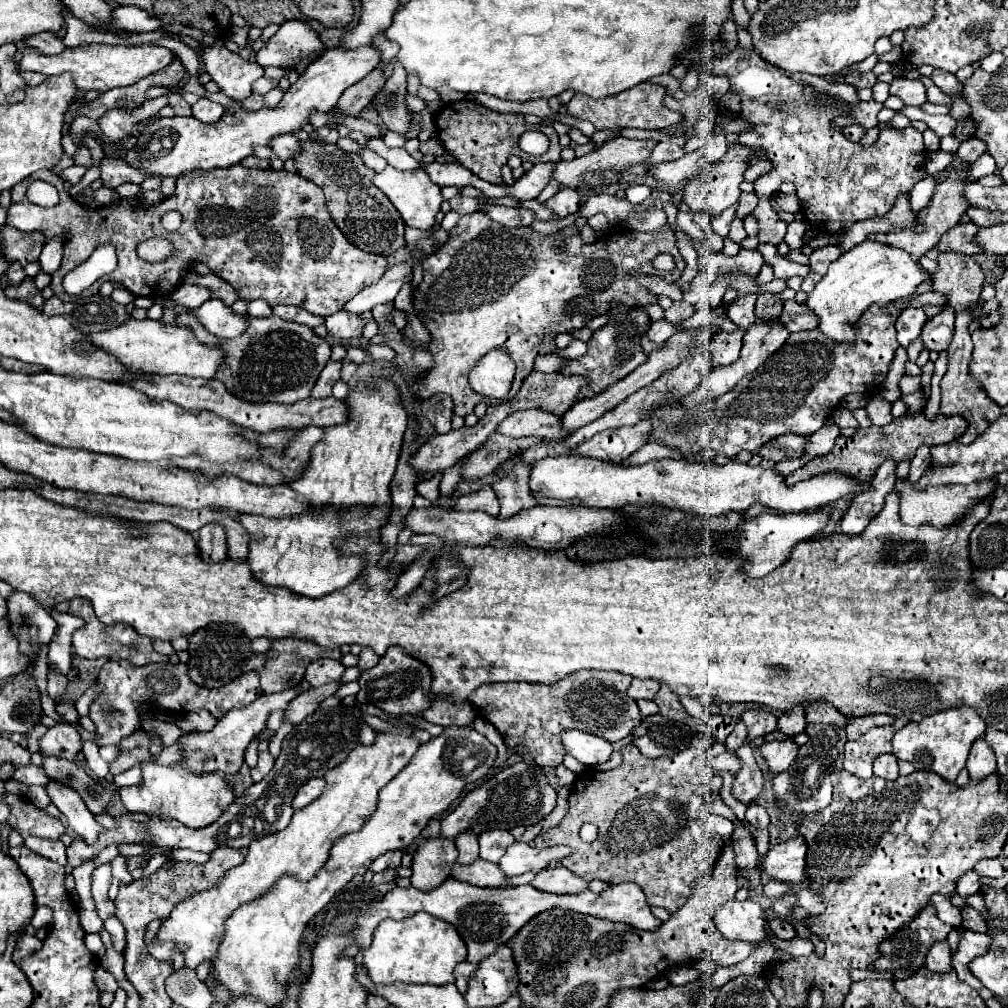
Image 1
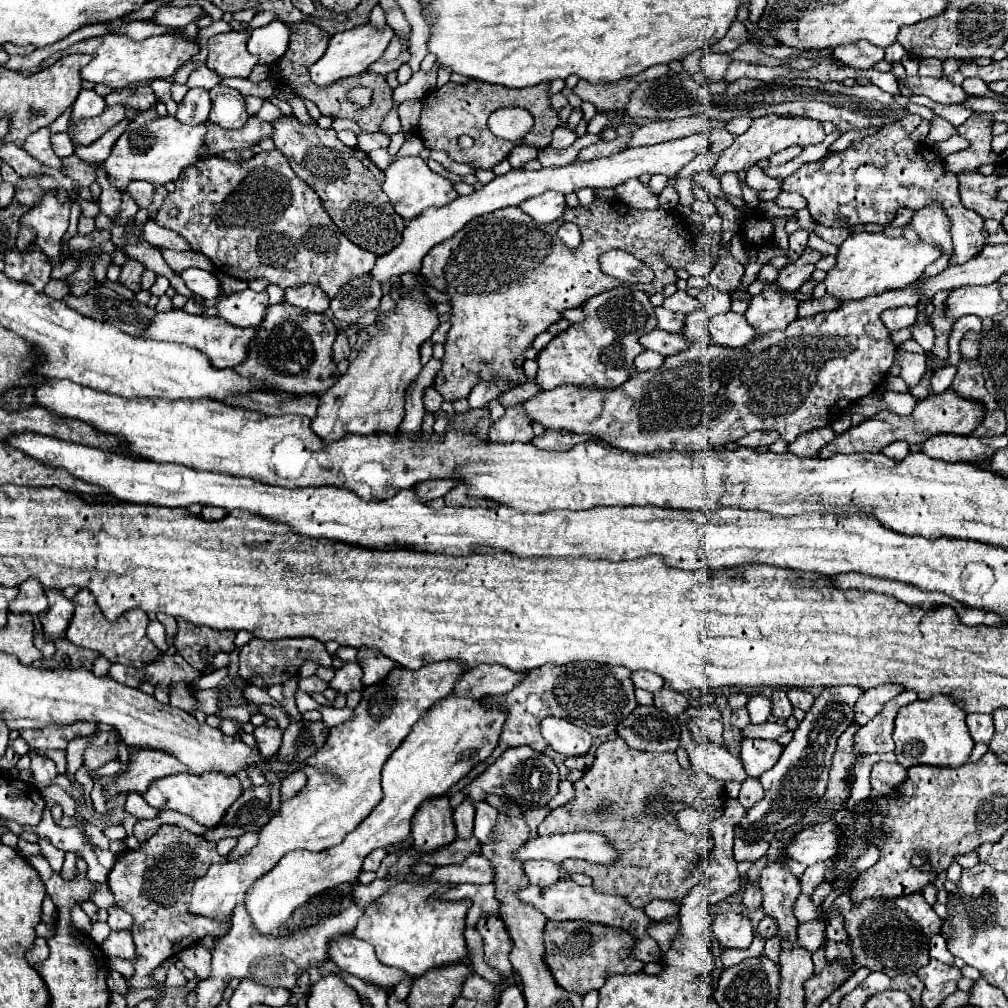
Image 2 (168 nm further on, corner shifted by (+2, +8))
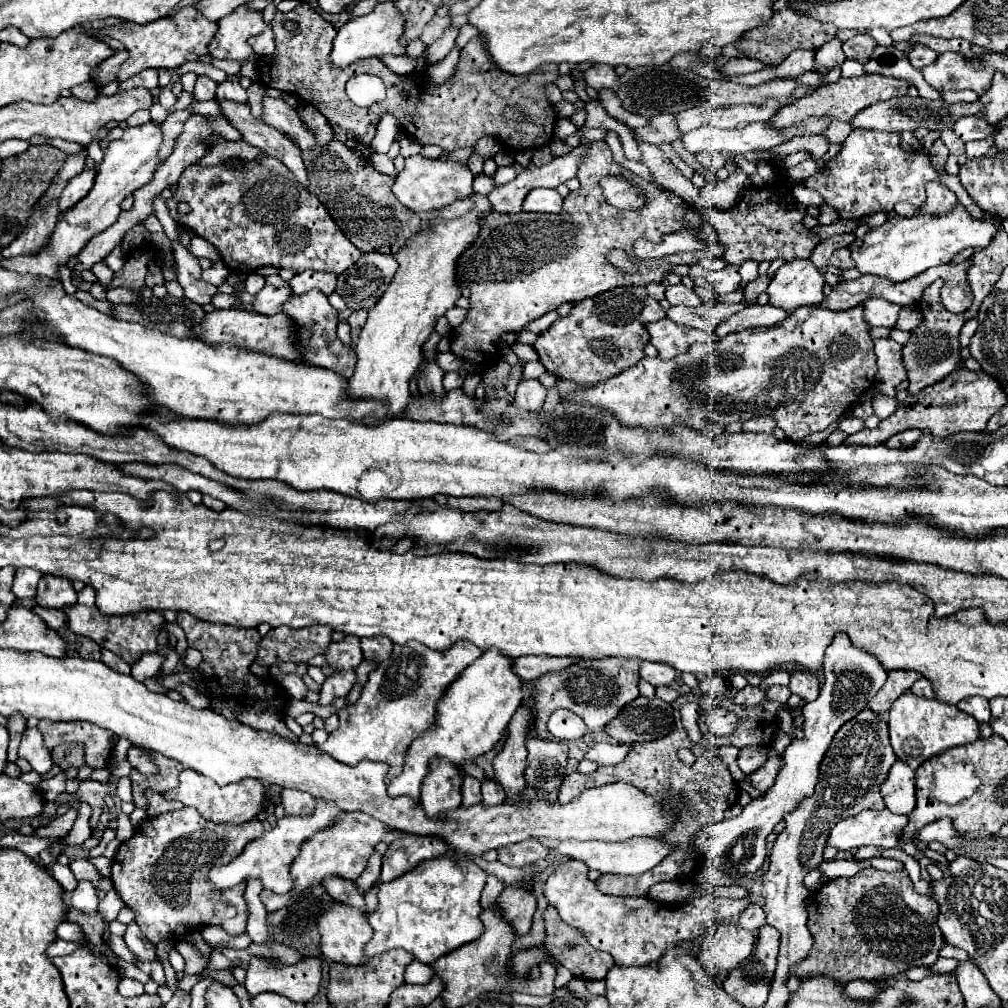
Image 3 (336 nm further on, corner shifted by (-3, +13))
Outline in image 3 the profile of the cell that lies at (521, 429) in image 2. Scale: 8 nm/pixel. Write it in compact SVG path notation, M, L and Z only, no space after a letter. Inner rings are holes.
M528 379L528 381L520 381L512 405L534 413L542 407L544 399L546 399L546 387L536 379Z

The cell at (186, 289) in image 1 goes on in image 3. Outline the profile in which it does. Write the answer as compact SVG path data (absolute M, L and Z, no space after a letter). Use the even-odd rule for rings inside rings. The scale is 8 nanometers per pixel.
M216 261L210 269L202 271L202 279L208 281L208 283L212 283L212 285L216 285L216 287L220 287L226 281L228 273L230 273L230 269L222 261Z

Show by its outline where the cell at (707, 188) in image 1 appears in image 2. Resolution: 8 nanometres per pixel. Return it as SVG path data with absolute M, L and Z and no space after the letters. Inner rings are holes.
M763 116L763 118L755 118L751 128L737 136L735 142L725 148L719 154L717 166L715 166L715 174L721 176L725 172L739 172L739 170L747 170L753 164L757 164L763 158L769 158L771 154L789 148L789 146L809 146L809 144L819 144L825 140L825 130L821 128L821 122L811 120L807 116Z

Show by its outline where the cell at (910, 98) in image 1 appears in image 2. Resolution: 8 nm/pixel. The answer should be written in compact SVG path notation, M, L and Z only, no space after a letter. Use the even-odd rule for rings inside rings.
M911 76L905 82L913 90L913 94L923 94L937 104L947 104L947 106L963 104L969 98L961 86L949 82L945 76L939 76L939 78L937 76L929 76L929 78Z

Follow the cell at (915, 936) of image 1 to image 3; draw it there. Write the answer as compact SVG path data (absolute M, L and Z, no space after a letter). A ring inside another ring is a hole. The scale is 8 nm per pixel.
M862 869L850 879L830 879L818 891L808 897L808 929L814 935L814 945L808 961L792 967L792 975L810 977L810 973L828 973L828 977L836 977L840 985L846 985L854 979L884 979L904 973L912 967L934 965L938 959L938 951L944 945L944 937L940 927L936 925L938 905L932 897L920 895L914 891L914 885L908 873L896 871L876 871Z

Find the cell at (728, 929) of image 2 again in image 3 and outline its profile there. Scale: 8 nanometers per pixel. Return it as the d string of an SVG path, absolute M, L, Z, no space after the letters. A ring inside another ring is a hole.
M718 923L700 947L700 961L710 973L728 973L752 953L754 933L740 929L736 923Z

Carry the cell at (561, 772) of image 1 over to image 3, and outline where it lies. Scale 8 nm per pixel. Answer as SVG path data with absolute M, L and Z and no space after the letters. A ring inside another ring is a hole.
M601 742L591 748L585 758L598 763L598 766L617 765L628 754L629 746L627 744L610 744Z

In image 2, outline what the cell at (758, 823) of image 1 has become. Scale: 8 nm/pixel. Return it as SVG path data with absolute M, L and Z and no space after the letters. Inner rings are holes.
M747 778L743 784L741 784L741 792L739 792L739 802L747 808L755 802L759 802L763 798L763 786L757 778Z

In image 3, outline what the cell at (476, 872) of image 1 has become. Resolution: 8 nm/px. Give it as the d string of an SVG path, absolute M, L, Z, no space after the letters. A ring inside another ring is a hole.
M408 835L402 839L396 839L394 843L388 845L388 851L384 853L384 871L380 875L382 881L392 881L404 873L408 873L408 869L414 869L416 865L420 865L422 861L452 853L452 849L448 849L448 843L442 841L440 837L432 837L432 835Z

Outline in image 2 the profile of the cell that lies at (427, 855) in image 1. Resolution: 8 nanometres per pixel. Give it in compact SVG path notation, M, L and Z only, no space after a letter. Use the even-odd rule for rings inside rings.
M447 796L429 798L419 806L411 820L411 836L413 848L419 852L431 852L455 840L453 808Z

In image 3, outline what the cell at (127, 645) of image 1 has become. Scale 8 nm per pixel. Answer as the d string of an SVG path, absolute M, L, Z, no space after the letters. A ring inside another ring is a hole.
M80 591L78 593L78 603L74 607L66 609L66 617L68 617L68 629L90 637L92 641L96 641L100 647L116 653L118 657L122 657L128 665L134 665L144 653L154 653L158 651L158 633L160 633L160 625L164 623L164 617L156 611L144 611L144 613L130 613L130 615L118 615L118 617L108 617L102 615L96 605L94 605L94 595Z

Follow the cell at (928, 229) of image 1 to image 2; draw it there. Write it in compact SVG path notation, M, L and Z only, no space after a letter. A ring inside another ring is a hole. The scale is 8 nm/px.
M973 114L965 124L959 126L959 134L965 136L971 146L957 154L949 154L943 164L945 170L959 174L963 170L977 170L981 164L995 164L999 156L991 150L993 138L993 114Z

